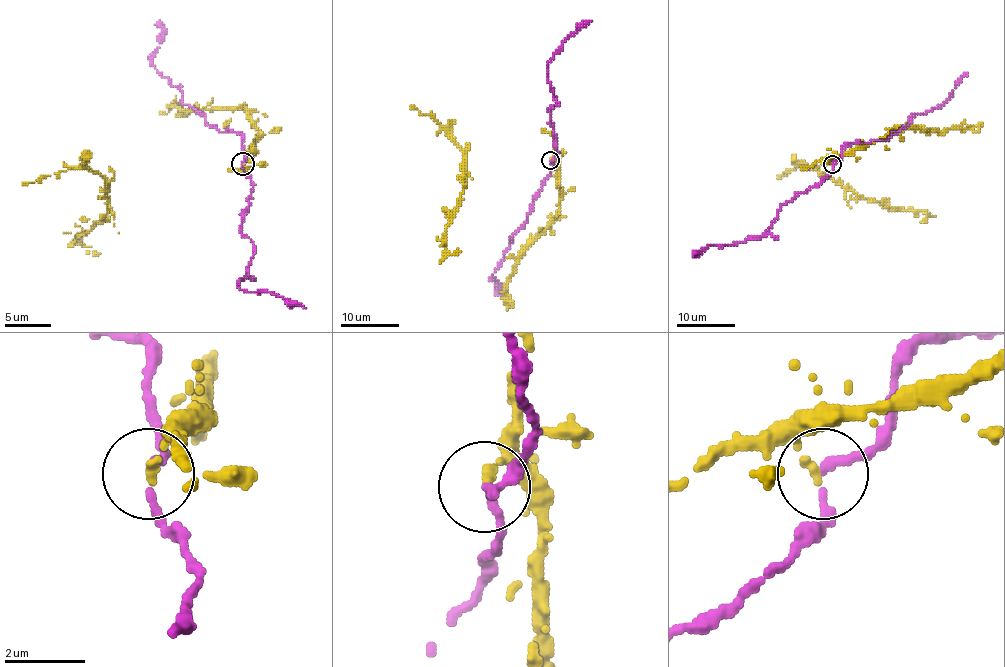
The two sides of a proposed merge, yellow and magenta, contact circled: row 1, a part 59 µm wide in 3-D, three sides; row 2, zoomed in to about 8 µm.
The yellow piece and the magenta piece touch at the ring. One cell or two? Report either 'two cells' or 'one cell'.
two cells

